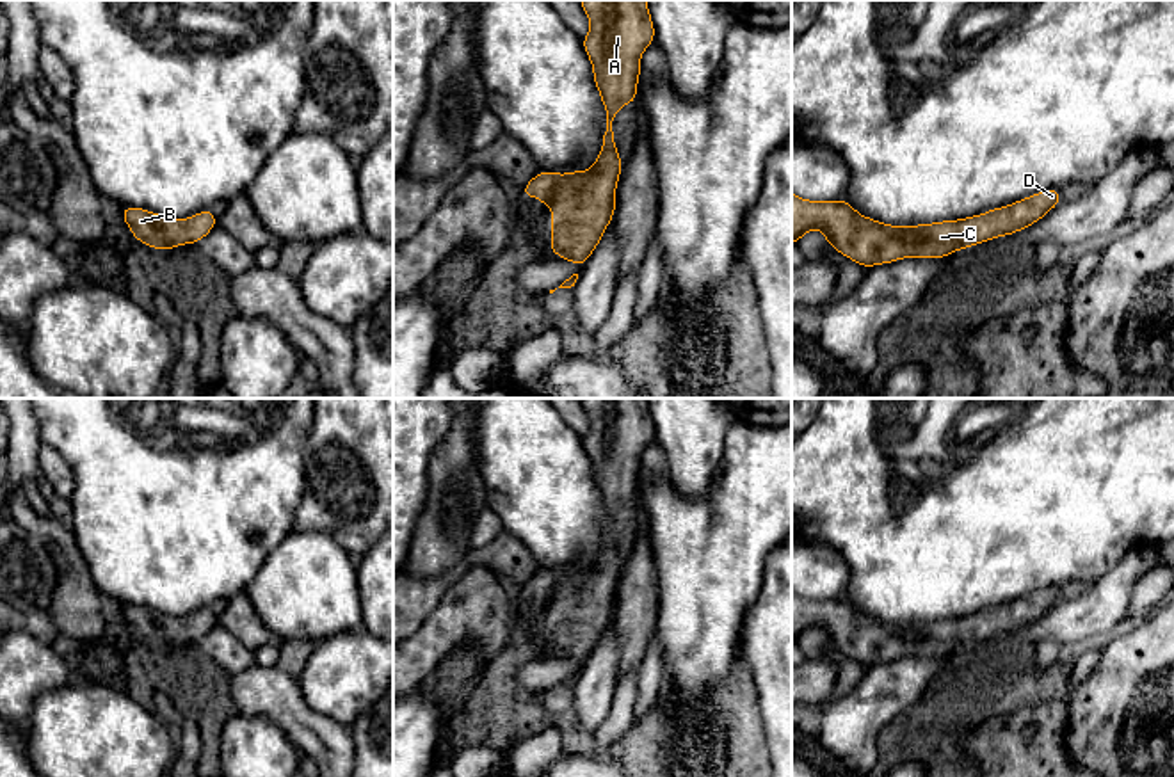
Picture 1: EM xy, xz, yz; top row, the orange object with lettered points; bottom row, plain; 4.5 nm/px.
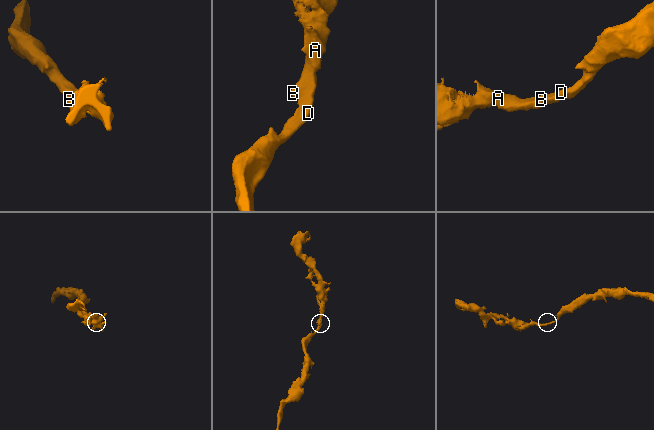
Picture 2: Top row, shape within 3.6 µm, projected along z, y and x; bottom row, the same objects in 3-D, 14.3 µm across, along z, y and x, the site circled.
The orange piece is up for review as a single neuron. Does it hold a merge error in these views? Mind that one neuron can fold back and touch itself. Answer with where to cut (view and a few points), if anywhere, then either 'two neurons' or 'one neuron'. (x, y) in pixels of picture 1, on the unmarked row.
no cut | one neuron

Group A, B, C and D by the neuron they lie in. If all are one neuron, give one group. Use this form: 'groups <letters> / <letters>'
groups A B C D

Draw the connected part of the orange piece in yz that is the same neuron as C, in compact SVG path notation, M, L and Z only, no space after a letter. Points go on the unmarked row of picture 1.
M1058 585L1037 590L1012 603L1000 605L980 613L955 619L941 619L916 624L889 624L875 617L857 612L848 597L840 599L808 599L792 590L792 642L797 642L813 626L824 629L824 638L829 640L840 653L854 658L864 667L893 661L902 656L936 658L950 654L955 649L984 642L987 638L1014 633L1039 621L1049 608L1060 603Z

